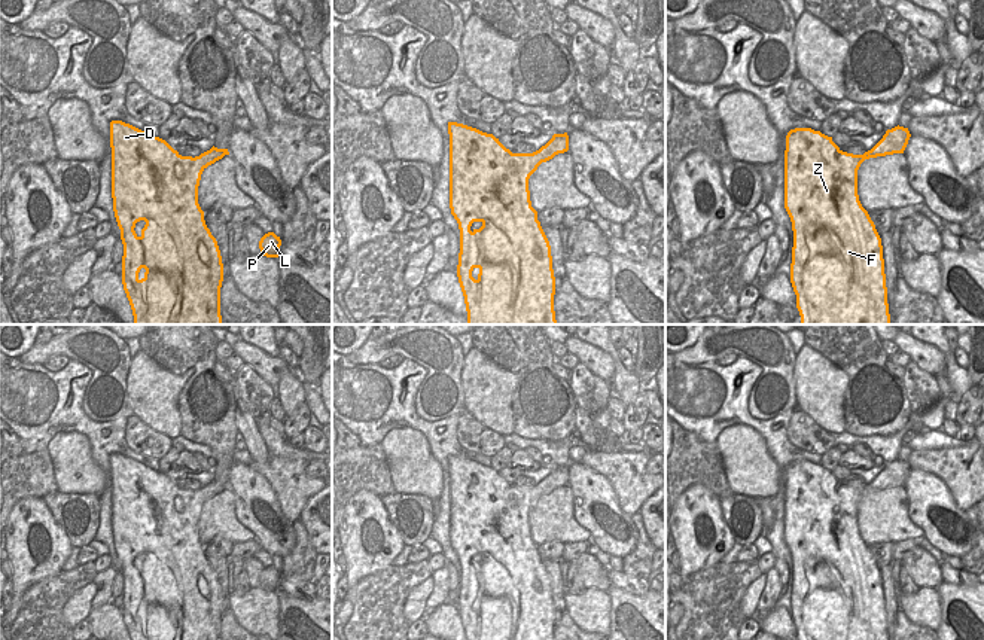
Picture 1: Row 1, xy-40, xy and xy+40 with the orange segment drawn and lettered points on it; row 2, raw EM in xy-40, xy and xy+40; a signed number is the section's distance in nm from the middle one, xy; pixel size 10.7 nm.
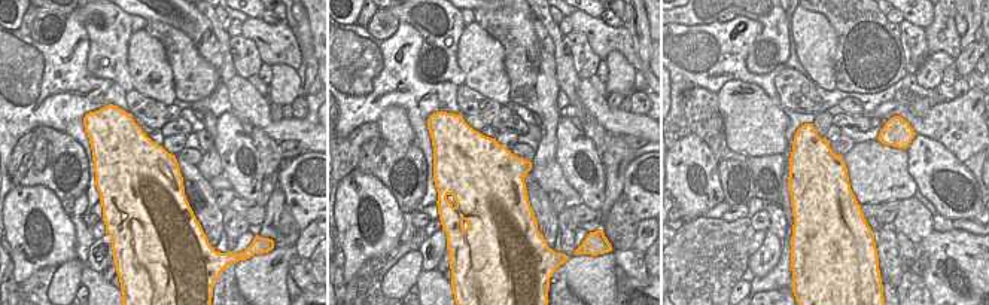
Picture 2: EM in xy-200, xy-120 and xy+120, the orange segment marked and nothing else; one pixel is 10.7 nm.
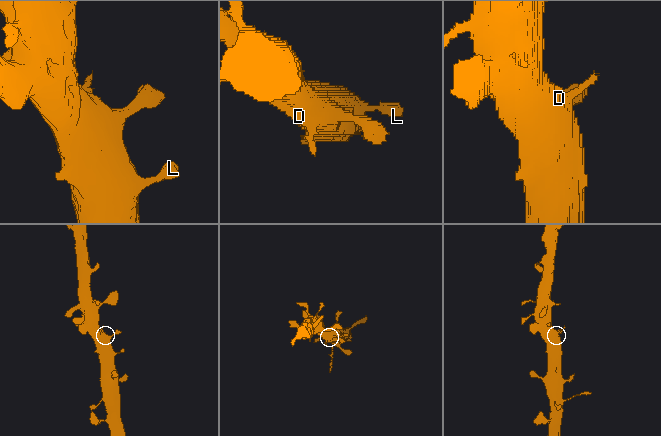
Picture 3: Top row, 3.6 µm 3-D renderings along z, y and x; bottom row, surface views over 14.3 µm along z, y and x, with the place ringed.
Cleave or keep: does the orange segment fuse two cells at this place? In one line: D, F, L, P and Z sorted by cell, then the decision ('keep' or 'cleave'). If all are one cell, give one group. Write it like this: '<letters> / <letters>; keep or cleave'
D F L P Z; keep

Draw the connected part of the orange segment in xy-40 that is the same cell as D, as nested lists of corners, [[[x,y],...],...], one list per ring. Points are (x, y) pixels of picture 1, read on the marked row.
[[[122,121],[110,122],[112,198],[124,244],[122,284],[130,301],[134,324],[223,324],[220,287],[223,263],[216,238],[198,204],[202,171],[229,155],[228,149],[211,147],[199,156],[182,156],[165,140],[153,137]]]

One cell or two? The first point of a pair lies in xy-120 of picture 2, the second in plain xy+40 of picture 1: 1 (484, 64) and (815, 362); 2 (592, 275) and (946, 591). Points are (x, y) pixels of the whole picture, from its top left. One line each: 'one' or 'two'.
1: one
2: two

